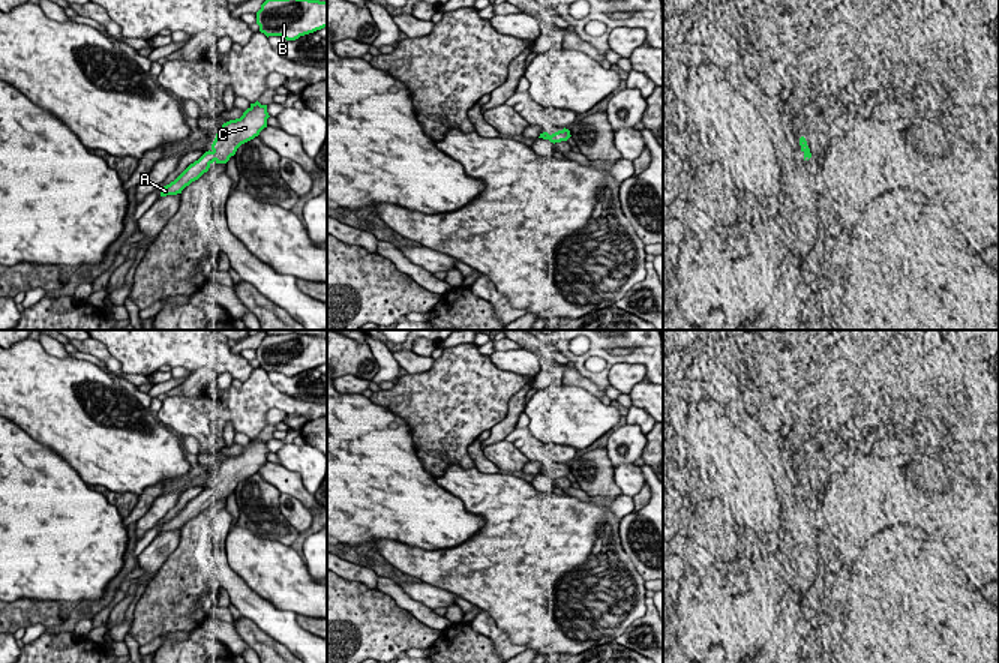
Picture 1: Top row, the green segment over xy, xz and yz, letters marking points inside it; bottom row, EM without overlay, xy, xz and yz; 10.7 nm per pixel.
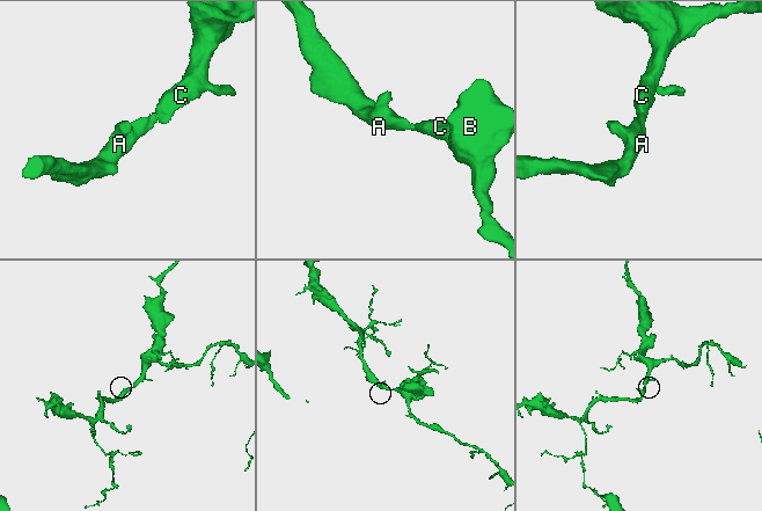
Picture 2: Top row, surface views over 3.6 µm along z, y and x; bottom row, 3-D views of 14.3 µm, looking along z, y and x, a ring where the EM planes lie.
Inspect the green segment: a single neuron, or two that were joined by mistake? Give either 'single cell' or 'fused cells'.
single cell

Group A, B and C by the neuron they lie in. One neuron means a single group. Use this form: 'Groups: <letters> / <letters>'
Groups: A B C

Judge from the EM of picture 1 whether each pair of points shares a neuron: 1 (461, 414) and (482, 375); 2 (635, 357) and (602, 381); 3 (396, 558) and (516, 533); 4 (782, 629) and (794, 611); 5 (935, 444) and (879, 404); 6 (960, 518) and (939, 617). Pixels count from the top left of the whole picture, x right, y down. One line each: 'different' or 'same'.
1: same
2: same
3: same
4: same
5: same
6: different

